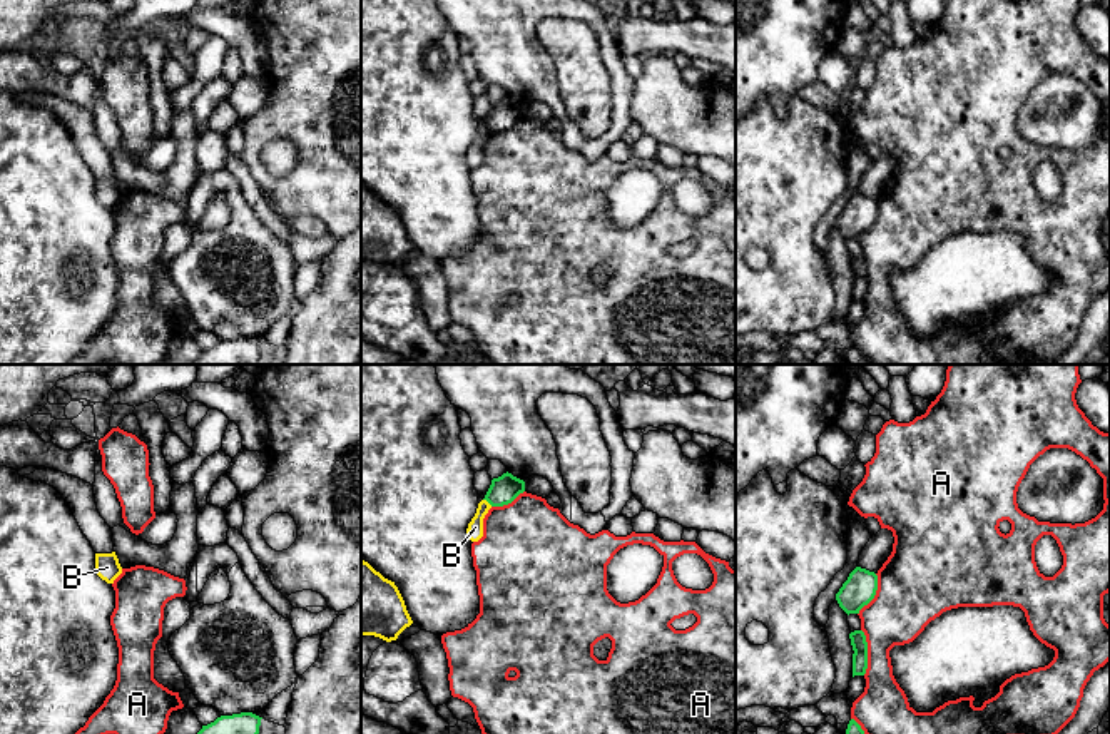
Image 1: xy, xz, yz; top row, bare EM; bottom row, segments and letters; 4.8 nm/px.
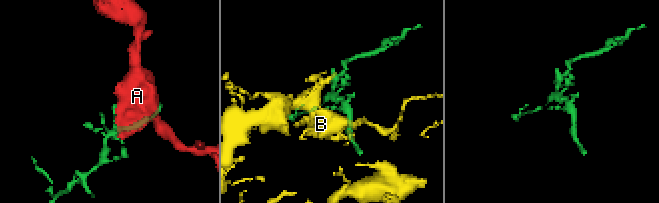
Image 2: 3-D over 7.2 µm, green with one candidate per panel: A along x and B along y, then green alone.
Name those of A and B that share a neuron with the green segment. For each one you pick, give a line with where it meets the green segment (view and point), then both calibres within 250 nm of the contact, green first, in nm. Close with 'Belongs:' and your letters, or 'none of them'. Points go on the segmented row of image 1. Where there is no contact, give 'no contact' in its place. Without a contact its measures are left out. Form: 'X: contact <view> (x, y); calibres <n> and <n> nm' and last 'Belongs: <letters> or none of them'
Belongs: none of them

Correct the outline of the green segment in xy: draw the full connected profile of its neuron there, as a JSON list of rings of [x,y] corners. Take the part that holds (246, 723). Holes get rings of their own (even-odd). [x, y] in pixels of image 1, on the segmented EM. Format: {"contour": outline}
{"contour": [[[252,712],[221,716],[197,734],[259,734],[261,719]]]}

